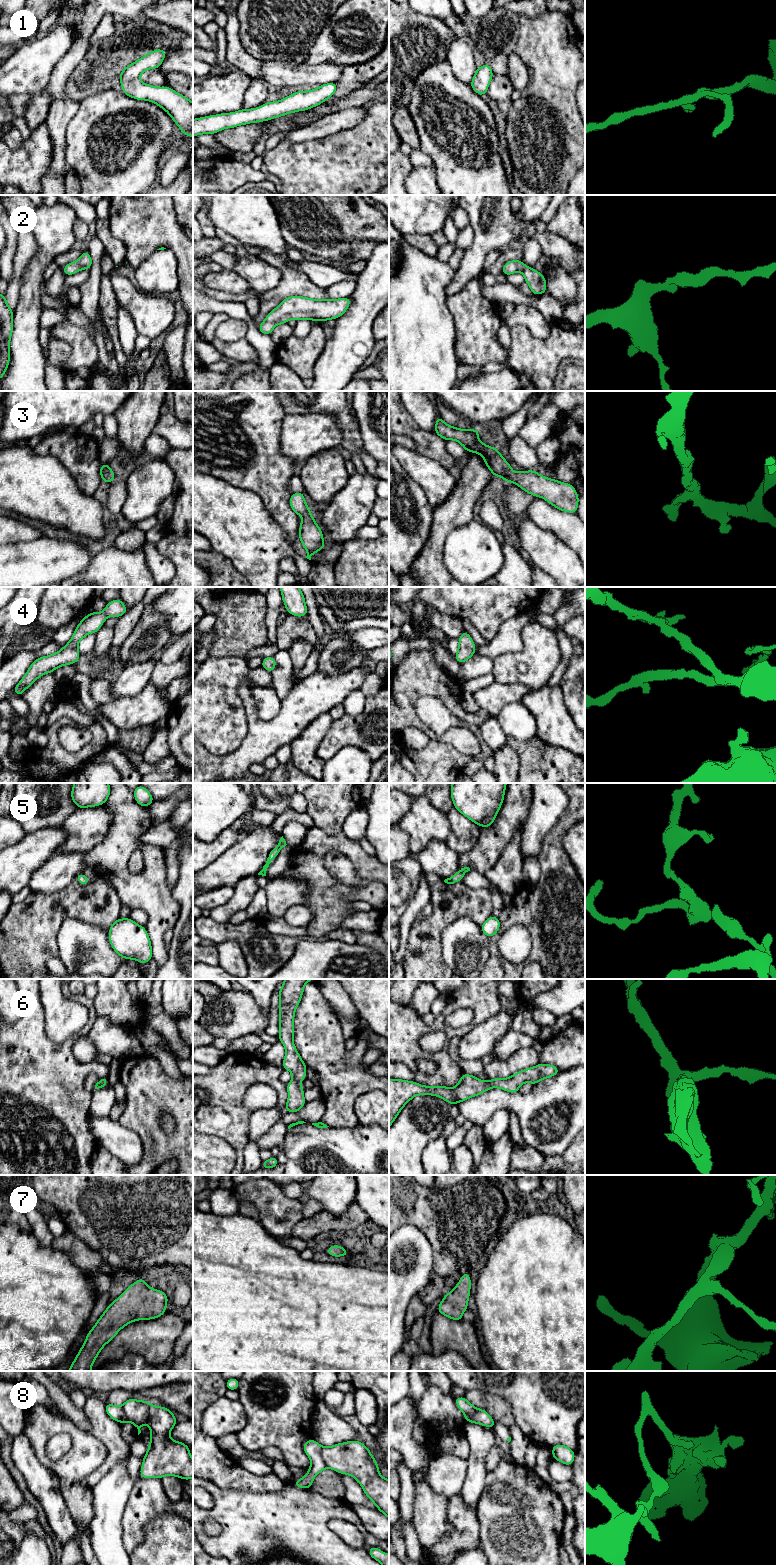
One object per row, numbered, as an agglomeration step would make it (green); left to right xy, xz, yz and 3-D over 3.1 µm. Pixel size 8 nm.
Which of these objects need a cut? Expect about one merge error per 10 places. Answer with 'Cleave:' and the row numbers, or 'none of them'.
Cleave: 8

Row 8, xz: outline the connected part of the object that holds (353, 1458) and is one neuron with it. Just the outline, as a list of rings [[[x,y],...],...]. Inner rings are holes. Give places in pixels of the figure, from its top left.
[[[351,1440],[331,1447],[322,1447],[321,1457],[327,1468],[353,1476],[363,1487],[366,1497],[389,1519],[389,1480],[379,1474],[378,1462],[362,1442]]]

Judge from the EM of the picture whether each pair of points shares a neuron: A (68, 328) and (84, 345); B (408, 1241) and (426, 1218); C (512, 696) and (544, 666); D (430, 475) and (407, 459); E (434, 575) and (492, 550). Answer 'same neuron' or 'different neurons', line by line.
A: same neuron
B: different neurons
C: different neurons
D: same neuron
E: different neurons

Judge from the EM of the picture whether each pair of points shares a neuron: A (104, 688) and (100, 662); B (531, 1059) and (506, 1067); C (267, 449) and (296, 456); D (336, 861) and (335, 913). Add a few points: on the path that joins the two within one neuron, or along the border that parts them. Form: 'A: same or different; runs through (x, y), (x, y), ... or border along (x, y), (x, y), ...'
A: different; border along (101, 676), (92, 680)
B: same; runs through (525, 1059), (521, 1059), (512, 1065)
C: different; border along (280, 430), (280, 451), (296, 463)
D: different; border along (325, 857), (325, 868), (350, 888)

